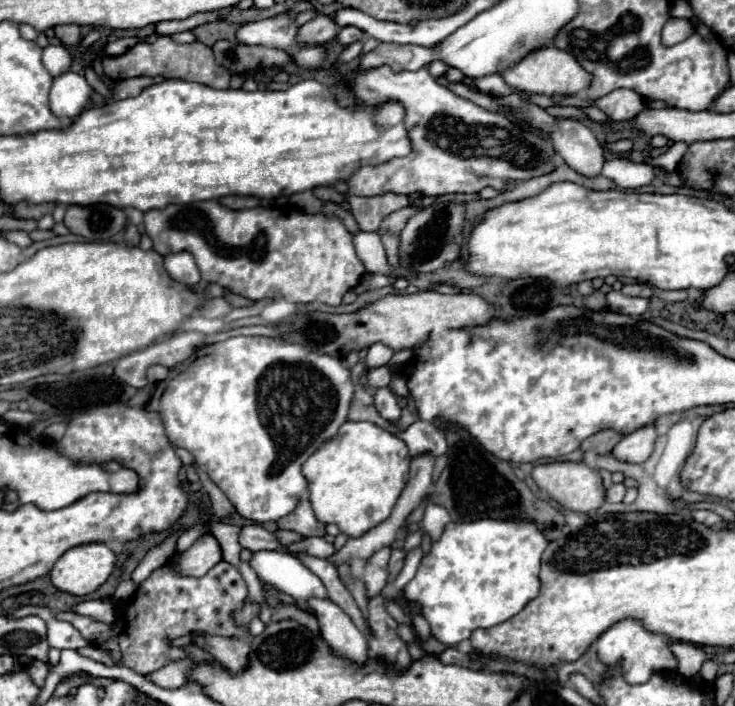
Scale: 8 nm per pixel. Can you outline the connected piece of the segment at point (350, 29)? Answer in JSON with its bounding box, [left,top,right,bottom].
[337,26,365,46]

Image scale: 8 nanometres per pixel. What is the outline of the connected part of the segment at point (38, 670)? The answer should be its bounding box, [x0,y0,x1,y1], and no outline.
[27,660,49,688]

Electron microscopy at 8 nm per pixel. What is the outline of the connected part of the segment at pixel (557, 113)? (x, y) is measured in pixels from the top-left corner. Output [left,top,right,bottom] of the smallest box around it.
[545,106,588,119]

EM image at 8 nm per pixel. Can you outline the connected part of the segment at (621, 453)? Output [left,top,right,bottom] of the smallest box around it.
[611,426,657,462]

